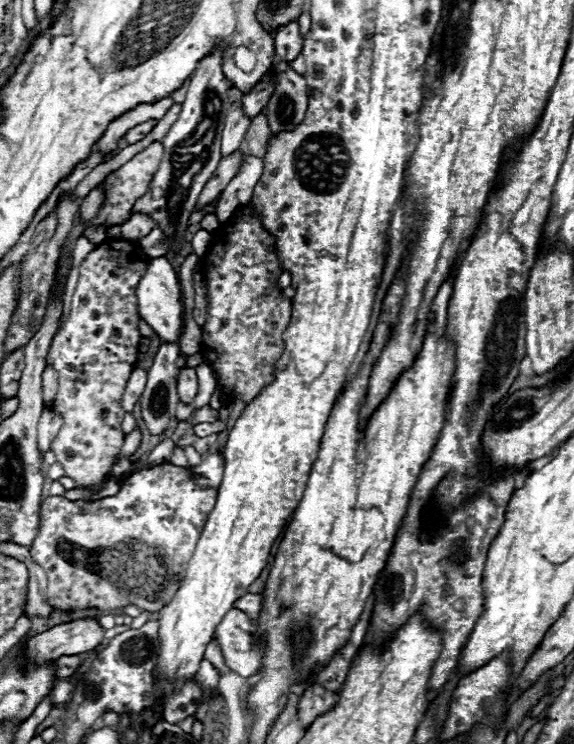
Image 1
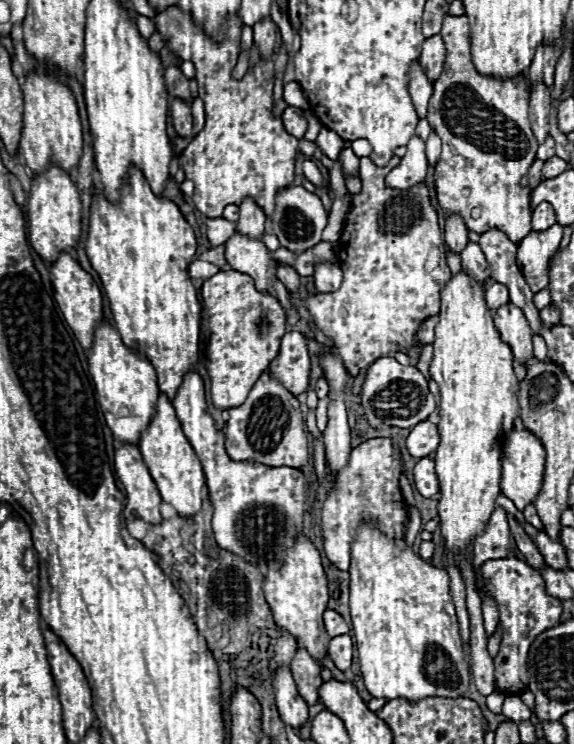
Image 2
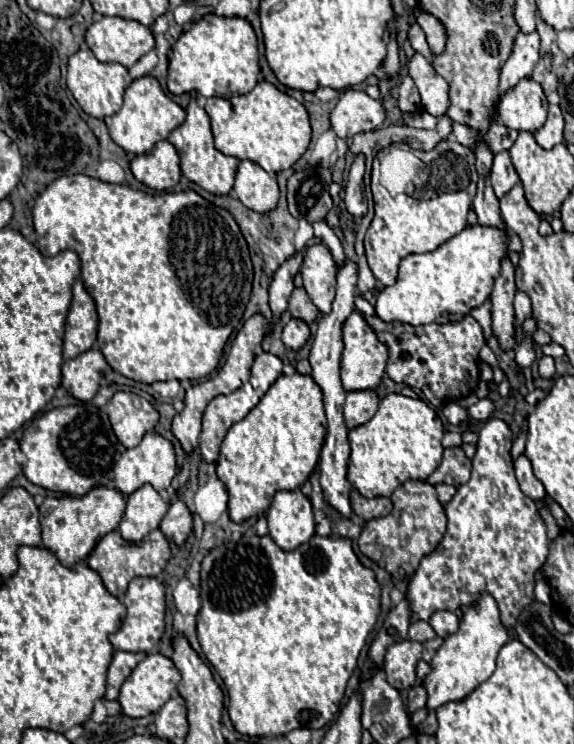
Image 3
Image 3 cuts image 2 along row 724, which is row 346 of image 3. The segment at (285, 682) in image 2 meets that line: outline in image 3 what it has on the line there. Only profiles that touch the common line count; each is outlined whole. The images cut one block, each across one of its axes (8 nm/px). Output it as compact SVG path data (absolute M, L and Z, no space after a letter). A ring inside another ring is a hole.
M292 318L282 330L282 342L292 350L300 350L306 344L308 336L310 336L308 324L304 324L304 320L296 320L296 318Z

